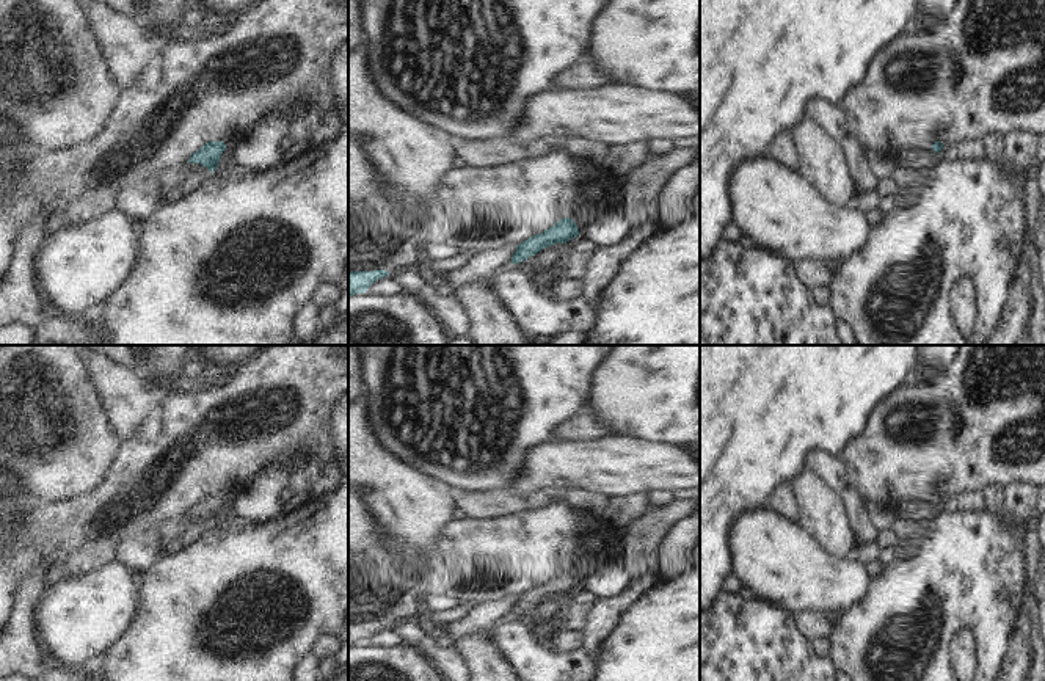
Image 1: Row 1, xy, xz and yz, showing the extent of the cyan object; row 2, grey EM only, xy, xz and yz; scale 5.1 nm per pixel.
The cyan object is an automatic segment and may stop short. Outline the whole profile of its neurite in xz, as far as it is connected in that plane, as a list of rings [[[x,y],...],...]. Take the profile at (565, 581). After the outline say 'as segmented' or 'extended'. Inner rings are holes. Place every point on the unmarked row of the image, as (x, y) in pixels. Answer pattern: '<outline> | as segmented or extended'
[[[563,570],[544,584],[529,588],[521,596],[518,596],[512,609],[512,615],[524,614],[530,607],[540,604],[543,599],[548,599],[554,595],[566,595],[577,587],[581,585],[574,573],[571,570]]] | as segmented

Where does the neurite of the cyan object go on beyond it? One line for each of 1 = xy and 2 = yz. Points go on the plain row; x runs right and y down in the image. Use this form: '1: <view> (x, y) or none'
1: none
2: none

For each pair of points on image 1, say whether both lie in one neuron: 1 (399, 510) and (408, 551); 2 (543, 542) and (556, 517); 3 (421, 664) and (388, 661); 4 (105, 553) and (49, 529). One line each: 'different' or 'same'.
1: same
2: same
3: same
4: different

